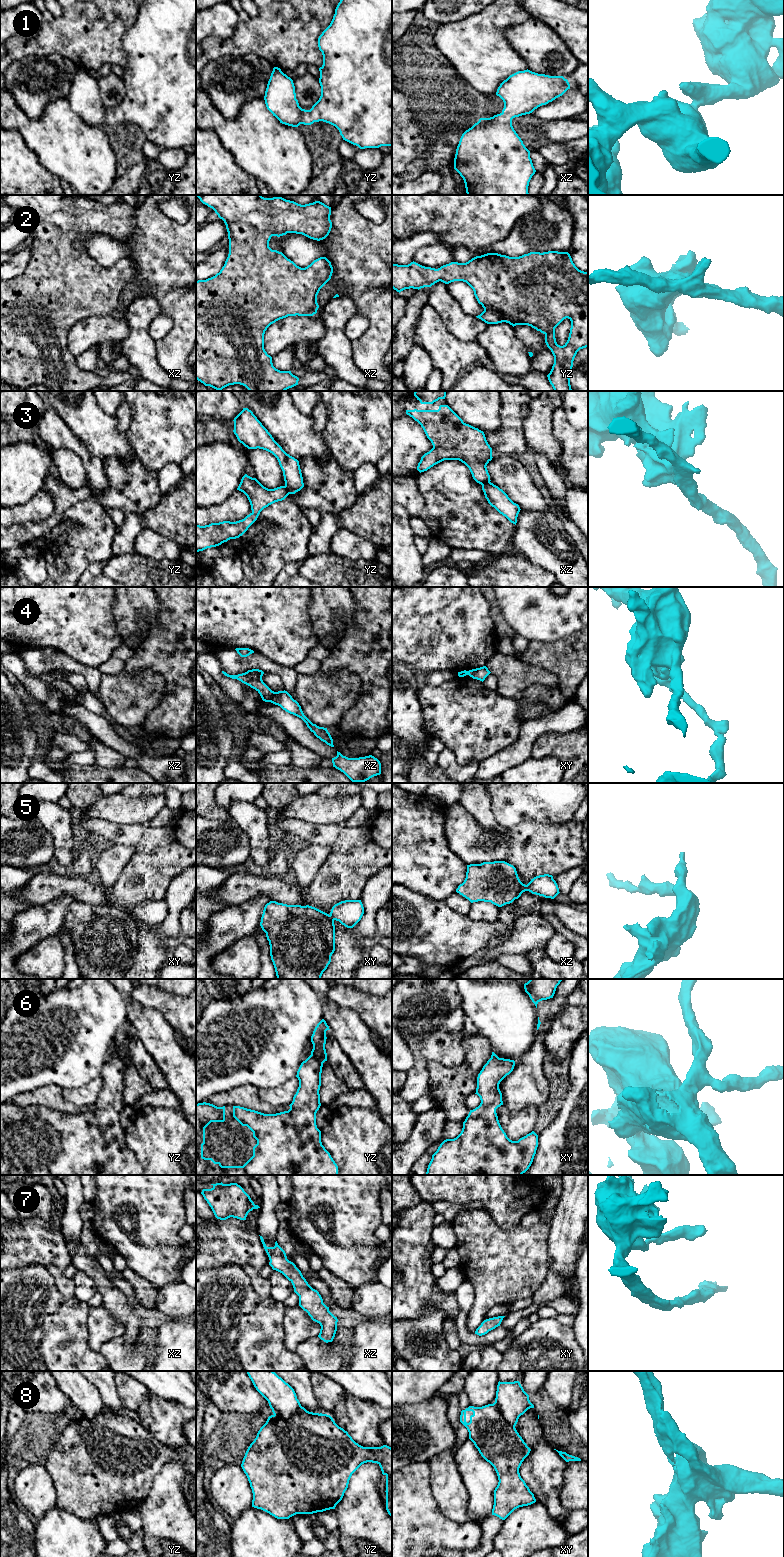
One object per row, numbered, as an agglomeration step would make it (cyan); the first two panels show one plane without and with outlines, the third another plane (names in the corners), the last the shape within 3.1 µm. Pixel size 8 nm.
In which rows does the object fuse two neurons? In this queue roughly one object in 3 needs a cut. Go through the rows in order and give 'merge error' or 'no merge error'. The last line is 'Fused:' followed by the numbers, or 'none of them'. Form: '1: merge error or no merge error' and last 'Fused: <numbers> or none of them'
1: no merge error
2: no merge error
3: merge error
4: merge error
5: merge error
6: no merge error
7: no merge error
8: no merge error
Fused: 3, 4, 5

